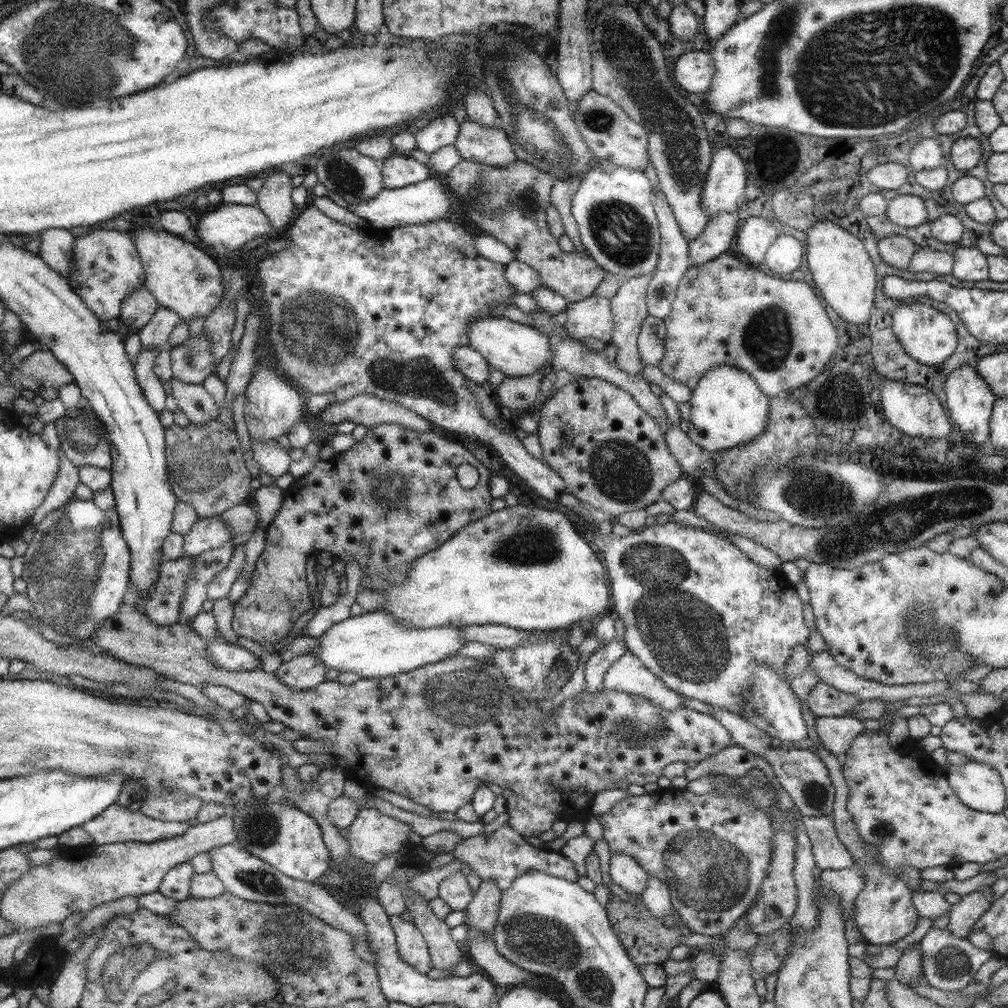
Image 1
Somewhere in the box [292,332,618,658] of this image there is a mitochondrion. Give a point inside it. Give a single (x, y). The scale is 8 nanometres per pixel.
(389, 375)

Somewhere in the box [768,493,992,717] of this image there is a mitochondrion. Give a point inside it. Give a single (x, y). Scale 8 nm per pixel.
(918, 645)

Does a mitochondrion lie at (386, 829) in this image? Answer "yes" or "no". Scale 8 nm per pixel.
yes

